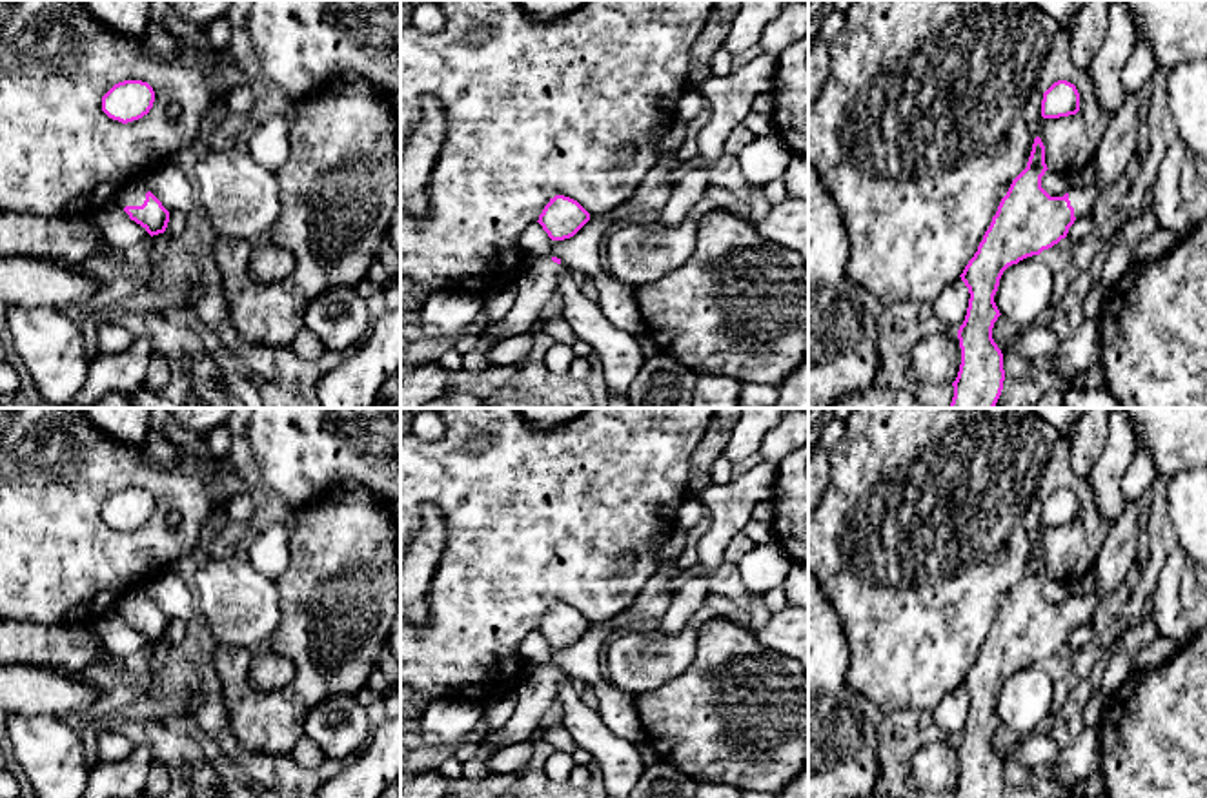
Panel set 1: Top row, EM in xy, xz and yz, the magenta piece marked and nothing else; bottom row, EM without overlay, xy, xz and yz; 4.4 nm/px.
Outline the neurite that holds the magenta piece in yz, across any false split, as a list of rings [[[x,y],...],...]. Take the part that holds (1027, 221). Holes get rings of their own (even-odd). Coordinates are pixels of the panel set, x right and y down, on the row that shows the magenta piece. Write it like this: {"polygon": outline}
{"polygon": [[[1125,93],[1123,104],[1114,113],[1103,133],[1092,164],[1094,182],[1085,188],[1069,188],[1063,197],[1050,197],[1041,188],[1041,177],[1049,169],[1045,164],[1045,146],[1040,137],[1034,138],[1027,168],[1012,180],[1007,195],[1001,199],[996,215],[978,251],[959,275],[969,288],[970,299],[963,324],[958,330],[961,364],[954,386],[950,408],[994,408],[1005,381],[1003,353],[992,339],[992,328],[1001,315],[994,295],[1003,271],[1019,261],[1040,255],[1067,237],[1069,228],[1081,217],[1089,215],[1098,200],[1109,191],[1129,162],[1138,153],[1138,95]]]}

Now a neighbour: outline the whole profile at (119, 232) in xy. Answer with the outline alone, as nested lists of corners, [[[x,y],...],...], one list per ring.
[[[117,200],[106,204],[95,219],[100,226],[106,244],[111,250],[126,250],[151,239],[146,228],[131,220]]]

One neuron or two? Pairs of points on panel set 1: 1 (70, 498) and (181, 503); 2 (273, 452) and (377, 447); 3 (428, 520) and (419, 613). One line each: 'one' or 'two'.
1: one
2: one
3: one

